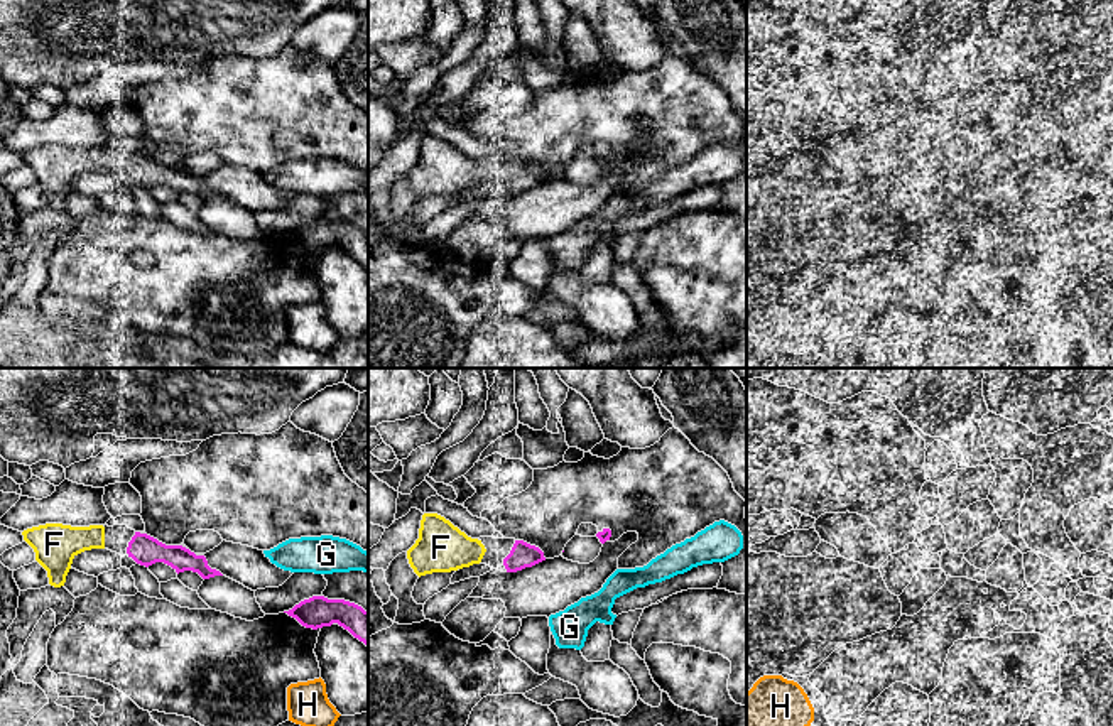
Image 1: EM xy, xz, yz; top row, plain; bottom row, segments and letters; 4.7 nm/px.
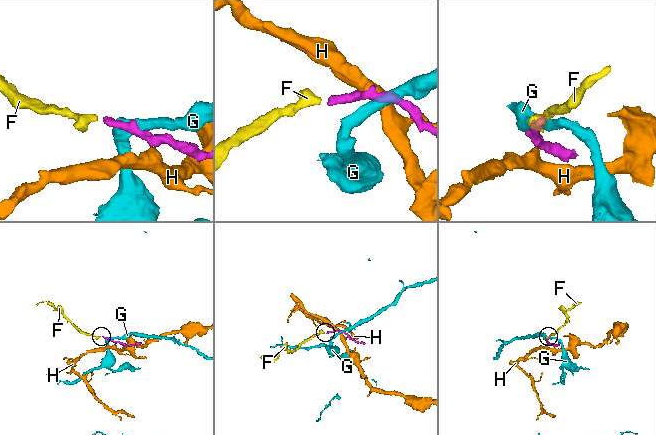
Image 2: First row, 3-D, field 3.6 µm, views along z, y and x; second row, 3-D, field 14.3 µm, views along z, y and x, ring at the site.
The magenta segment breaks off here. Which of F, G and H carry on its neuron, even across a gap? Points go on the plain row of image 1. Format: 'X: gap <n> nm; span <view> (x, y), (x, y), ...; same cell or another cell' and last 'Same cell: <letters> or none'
F: gap 100 nm; span xz (504, 181), (485, 173); same cell
G: gap 110 nm; span xy (314, 218), (314, 195); another cell
H: gap 240 nm; span xy (316, 250), (320, 299); another cell
Same cell: F

